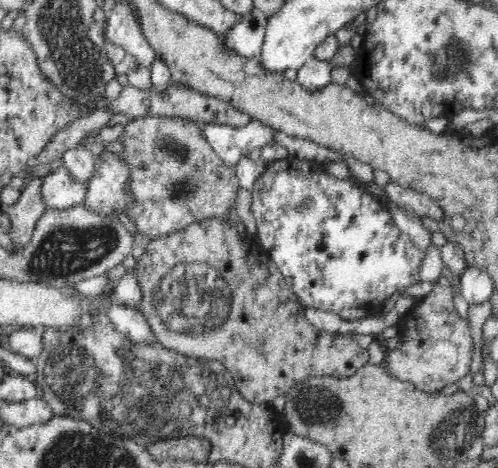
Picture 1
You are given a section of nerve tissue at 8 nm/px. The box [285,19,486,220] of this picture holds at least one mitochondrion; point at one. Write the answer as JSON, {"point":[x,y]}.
{"point":[431,58]}

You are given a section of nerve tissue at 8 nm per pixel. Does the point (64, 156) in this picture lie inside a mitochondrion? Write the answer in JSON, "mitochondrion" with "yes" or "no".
{"mitochondrion":"no"}

